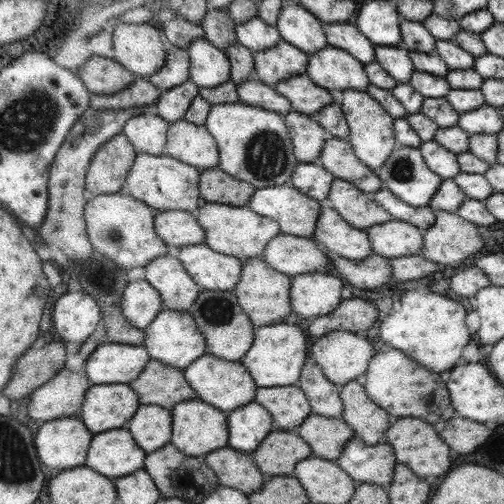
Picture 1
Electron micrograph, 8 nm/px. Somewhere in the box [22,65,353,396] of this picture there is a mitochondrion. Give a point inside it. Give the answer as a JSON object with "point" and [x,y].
{"point":[265,155]}

